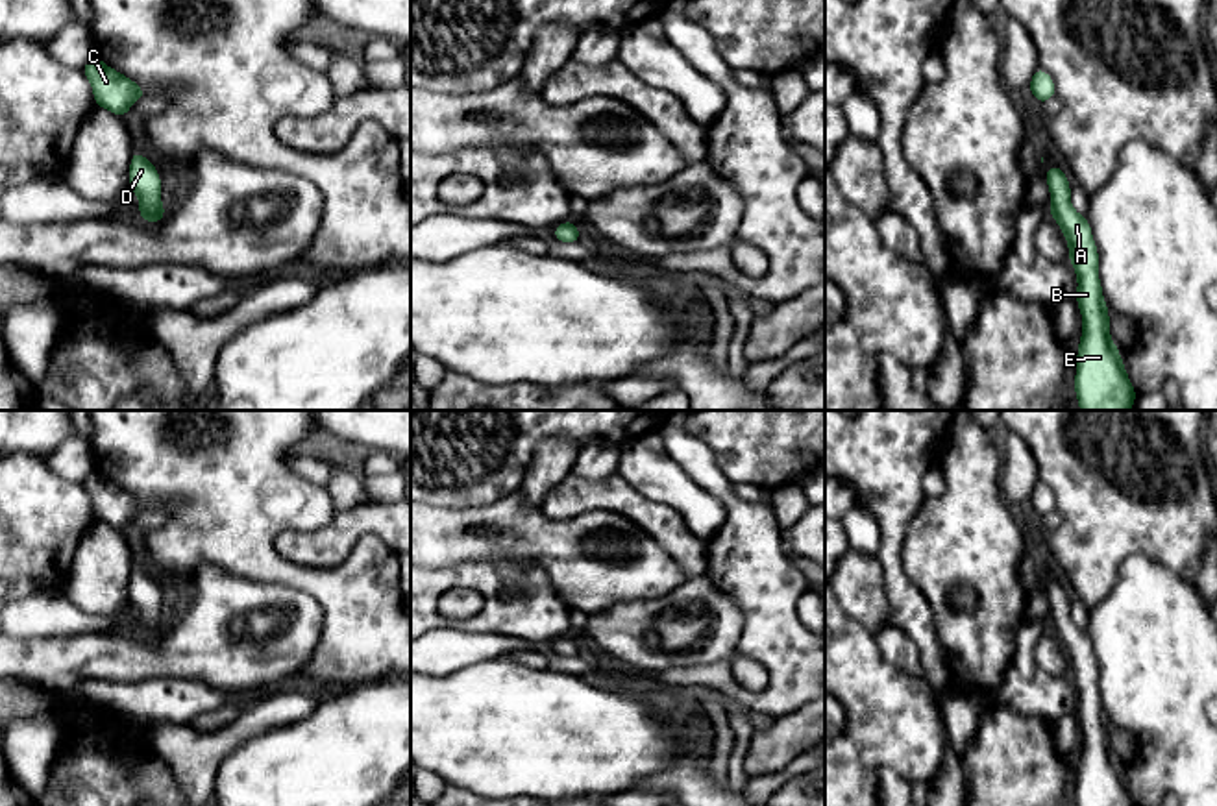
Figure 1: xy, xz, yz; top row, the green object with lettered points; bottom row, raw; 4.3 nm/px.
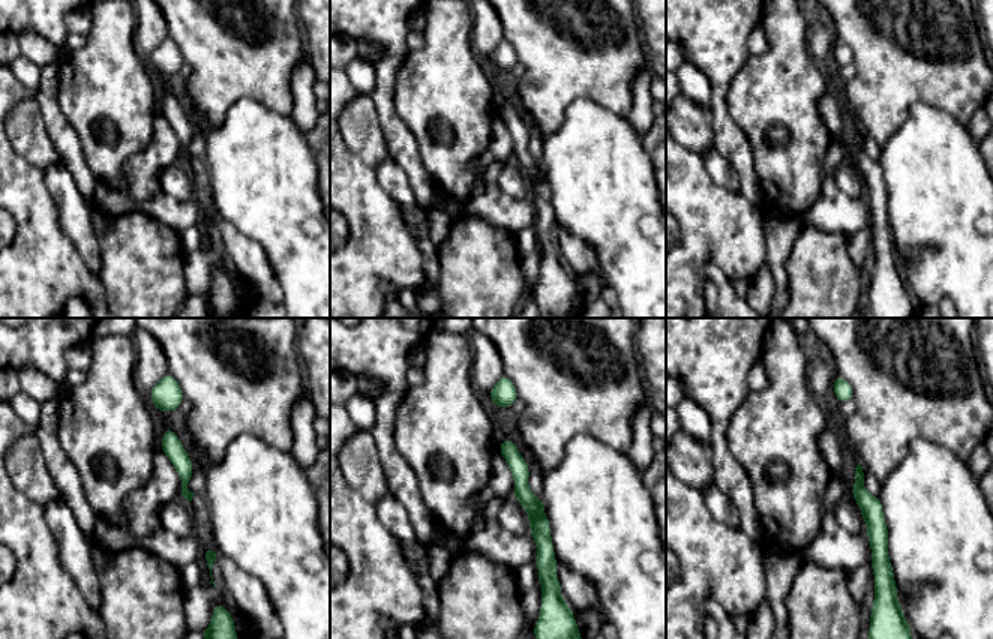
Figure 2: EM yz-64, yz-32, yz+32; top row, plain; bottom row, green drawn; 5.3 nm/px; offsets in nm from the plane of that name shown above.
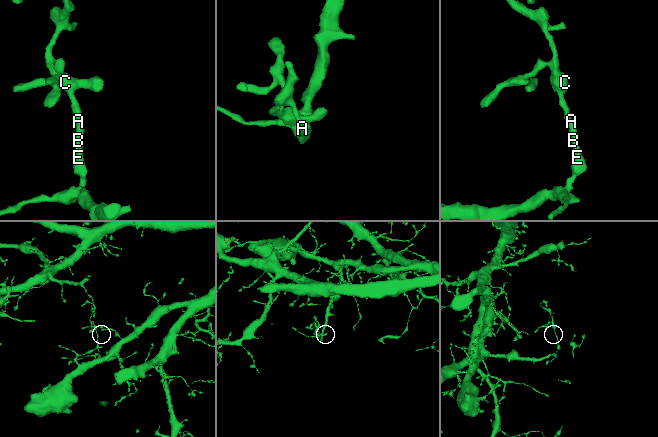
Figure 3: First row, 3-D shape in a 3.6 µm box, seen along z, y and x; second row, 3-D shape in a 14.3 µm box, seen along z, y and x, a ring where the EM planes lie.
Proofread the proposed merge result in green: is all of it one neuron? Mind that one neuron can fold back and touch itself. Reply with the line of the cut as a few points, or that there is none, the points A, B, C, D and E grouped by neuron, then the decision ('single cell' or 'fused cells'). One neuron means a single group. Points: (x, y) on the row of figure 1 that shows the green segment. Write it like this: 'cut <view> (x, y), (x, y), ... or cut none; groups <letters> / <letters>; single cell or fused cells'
cut none; groups A B C D E; single cell

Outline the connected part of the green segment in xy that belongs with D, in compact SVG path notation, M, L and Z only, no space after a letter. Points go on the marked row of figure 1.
M133 150L129 161L129 189L139 198L141 220L155 224L165 218L166 209L161 203L161 176L137 150Z

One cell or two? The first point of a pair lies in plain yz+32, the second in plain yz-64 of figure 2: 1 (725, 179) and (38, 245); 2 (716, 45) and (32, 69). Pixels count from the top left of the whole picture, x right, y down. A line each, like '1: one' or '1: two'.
1: two
2: two

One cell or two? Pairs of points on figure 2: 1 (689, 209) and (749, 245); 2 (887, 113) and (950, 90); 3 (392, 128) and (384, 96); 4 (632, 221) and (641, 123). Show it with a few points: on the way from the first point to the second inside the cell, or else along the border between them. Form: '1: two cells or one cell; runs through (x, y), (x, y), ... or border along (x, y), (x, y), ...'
1: one cell; runs through (704, 210), (734, 239)
2: one cell; runs through (902, 98), (909, 90), (935, 90)
3: one cell; runs through (389, 120), (384, 104)
4: two cells; border along (627, 119), (642, 137)

